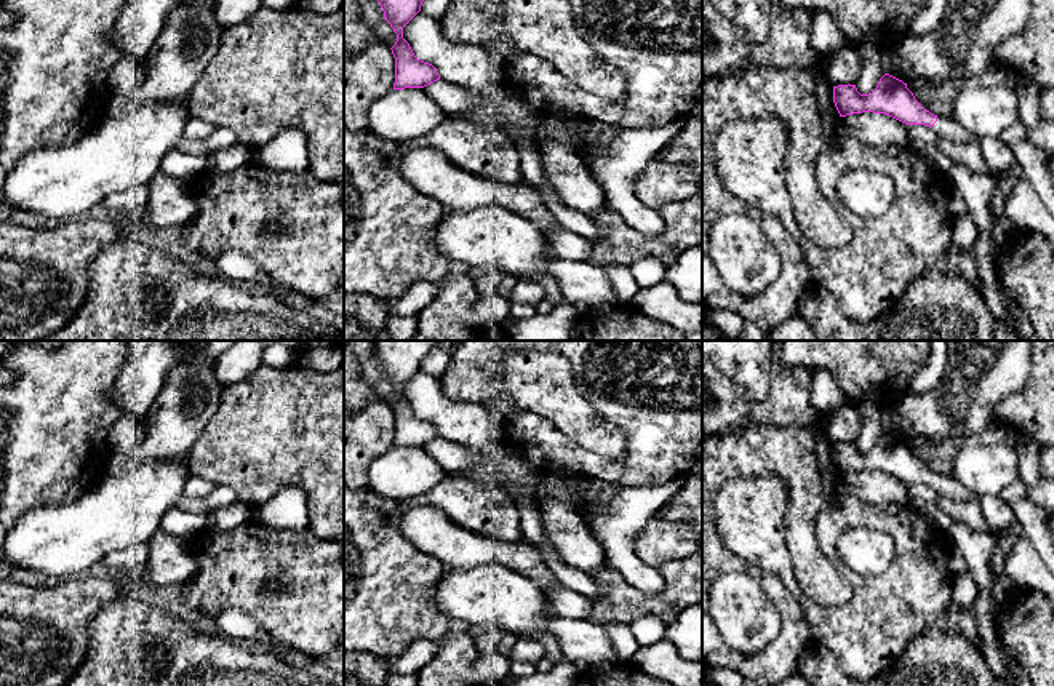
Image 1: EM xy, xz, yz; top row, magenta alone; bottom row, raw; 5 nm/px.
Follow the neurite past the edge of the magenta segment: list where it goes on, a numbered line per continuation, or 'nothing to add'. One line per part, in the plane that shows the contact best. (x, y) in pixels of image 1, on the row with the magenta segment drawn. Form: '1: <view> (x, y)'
1: yz (947, 128)

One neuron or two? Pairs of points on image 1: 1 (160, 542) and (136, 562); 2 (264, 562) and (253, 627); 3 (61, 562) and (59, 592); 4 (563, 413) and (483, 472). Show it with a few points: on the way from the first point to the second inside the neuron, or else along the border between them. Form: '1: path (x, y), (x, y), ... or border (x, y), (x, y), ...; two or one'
1: border (147, 544), (147, 568), (139, 579); two
2: border (218, 613), (240, 608), (285, 643); two
3: border (88, 573), (50, 582); two
4: path (534, 403), (514, 403), (501, 416), (496, 443); one

